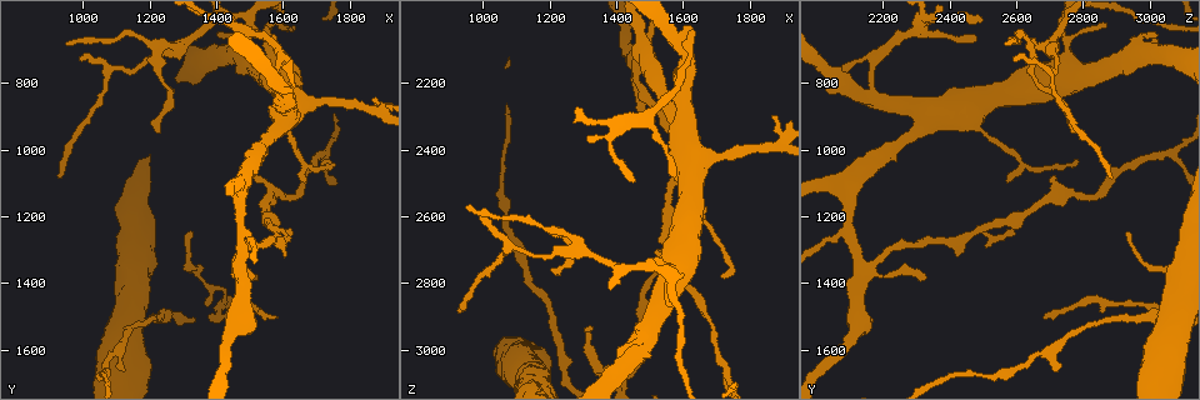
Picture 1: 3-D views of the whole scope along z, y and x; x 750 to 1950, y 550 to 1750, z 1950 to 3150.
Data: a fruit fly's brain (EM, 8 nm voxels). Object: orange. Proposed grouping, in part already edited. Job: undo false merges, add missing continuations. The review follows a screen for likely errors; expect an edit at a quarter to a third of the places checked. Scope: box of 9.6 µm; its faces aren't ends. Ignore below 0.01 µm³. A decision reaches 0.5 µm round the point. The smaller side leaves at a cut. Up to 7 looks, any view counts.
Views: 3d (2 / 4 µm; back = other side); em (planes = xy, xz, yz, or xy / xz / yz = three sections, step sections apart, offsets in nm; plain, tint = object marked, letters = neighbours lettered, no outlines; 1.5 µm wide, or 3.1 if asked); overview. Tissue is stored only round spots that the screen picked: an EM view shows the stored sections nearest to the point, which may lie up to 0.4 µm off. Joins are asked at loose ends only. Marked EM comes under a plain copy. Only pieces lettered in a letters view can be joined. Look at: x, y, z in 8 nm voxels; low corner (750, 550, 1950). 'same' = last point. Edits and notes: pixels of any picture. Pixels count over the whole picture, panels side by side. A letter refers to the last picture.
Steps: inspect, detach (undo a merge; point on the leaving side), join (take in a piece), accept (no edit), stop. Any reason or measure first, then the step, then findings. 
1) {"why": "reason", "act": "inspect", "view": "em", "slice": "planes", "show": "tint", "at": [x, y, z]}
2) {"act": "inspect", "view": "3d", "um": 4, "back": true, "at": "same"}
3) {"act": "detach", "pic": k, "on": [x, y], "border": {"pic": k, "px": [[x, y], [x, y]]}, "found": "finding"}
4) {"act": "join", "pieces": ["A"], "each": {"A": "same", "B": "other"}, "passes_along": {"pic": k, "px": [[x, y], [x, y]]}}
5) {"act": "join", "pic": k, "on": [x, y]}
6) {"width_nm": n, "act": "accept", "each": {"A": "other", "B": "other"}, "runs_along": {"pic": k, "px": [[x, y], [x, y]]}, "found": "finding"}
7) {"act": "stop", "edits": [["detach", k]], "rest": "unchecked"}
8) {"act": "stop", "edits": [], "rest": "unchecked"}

{"why": "free end", "act": "inspect", "view": "em", "slice": "xy", "step": 8, "show": "tint", "at": [1510, 1100, 2710]}

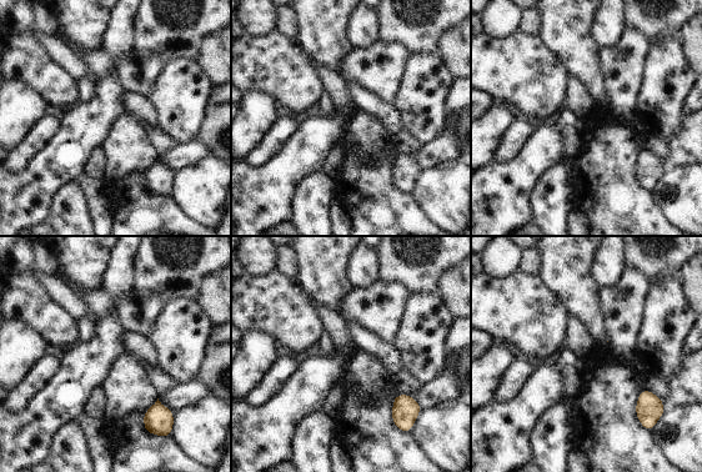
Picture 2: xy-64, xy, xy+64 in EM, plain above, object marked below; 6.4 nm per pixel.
{"why": "cut it another way", "act": "inspect", "view": "em", "slice": "planes", "show": "letters", "at": "same"}

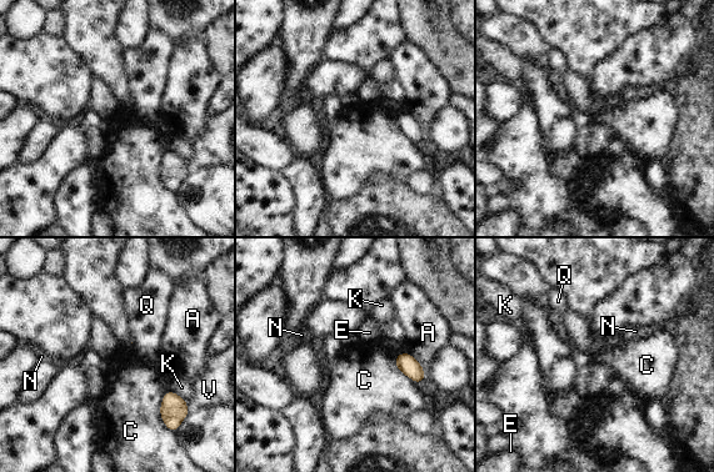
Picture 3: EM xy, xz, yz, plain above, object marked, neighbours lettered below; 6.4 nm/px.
{"act": "accept", "each": {"A": "other", "C": "other", "E": "other", "K": "other", "N": "other", "Q": "other", "V": "other"}, "border": {"pic": 3, "px": [[166, 391], [160, 405], [165, 426]]}, "found": "none of them fits"}

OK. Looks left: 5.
{"why": "an open end", "act": "inspect", "view": "em", "slice": "planes", "show": "letters", "at": [1400, 660, 3020]}

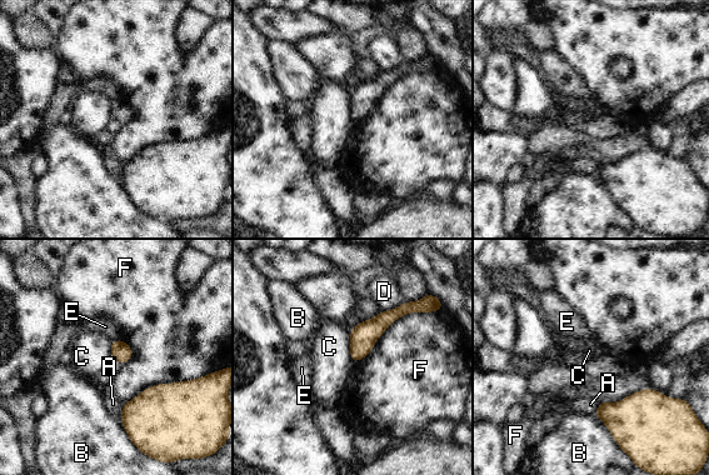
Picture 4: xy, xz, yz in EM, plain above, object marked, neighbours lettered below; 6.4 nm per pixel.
{"width_nm": 120, "longest_contact_nm": ["F", 550], "act": "accept", "each": {"A": "other", "B": "other", "C": "other", "D": "other", "E": "other", "F": "other"}, "found": "none of them fits"}

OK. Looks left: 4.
{"why": "sharp bend", "act": "inspect", "view": "em", "slice": "xz", "step": 4, "show": "tint", "at": [1090, 760, 2690]}

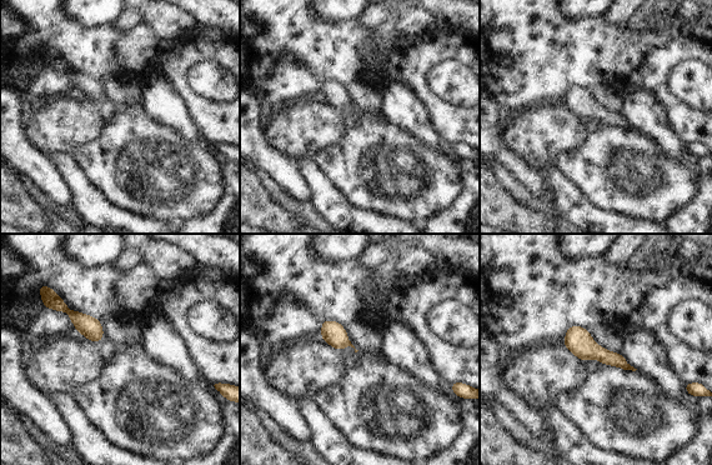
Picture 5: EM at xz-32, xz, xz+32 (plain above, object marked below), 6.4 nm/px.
{"act": "inspect", "view": "em", "slice": "planes", "show": "letters", "at": "same"}

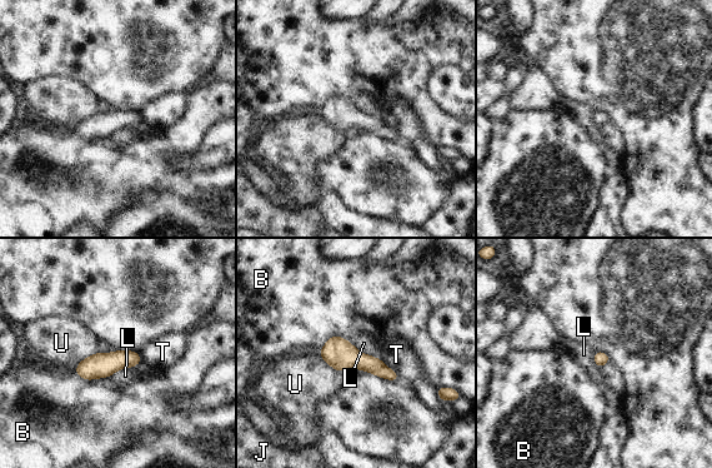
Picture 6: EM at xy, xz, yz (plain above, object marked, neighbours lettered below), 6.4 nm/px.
{"longest_contact_nm": ["B", 240], "act": "accept", "each": {"B": "other", "J": "other", "L": "other", "T": "other", "U": "other"}, "border": {"pic": 6, "px": [[350, 342], [360, 350], [379, 358]]}, "found": "all the same neuron"}

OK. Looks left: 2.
{"act": "stop", "edits": [], "rest": "unchecked"}

